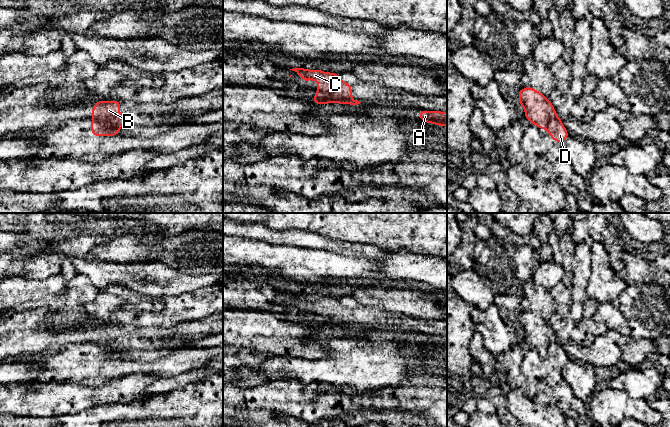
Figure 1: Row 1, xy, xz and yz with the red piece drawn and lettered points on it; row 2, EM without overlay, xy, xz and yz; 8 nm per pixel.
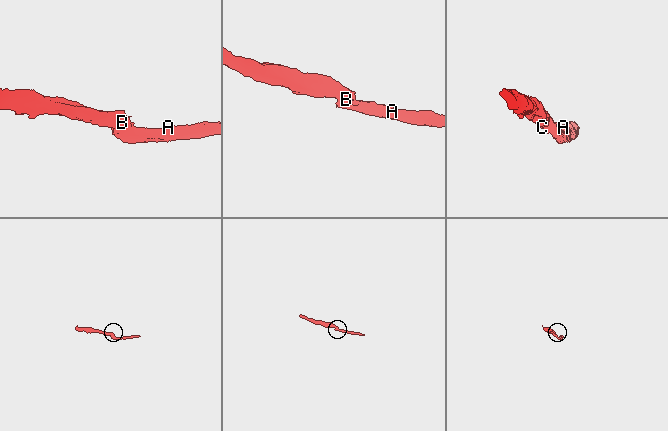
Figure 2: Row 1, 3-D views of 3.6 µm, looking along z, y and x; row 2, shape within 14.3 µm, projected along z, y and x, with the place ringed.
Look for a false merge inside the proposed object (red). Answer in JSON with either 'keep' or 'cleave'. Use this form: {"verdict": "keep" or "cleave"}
{"verdict": "cleave"}

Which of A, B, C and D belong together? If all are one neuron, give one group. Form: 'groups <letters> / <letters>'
groups A D / B C

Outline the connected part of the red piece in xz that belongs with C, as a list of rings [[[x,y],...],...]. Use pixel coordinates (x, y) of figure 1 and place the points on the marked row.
[[[306,68],[290,69],[303,78],[303,83],[308,80],[316,80],[318,82],[317,91],[328,95],[346,96],[352,99],[352,85],[343,82],[338,73],[323,72],[319,69],[308,70]]]

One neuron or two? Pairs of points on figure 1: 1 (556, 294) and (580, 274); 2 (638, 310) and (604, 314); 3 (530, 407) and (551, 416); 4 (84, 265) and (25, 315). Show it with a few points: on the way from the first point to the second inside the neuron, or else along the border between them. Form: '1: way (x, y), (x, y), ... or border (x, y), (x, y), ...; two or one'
1: border (572, 257), (571, 284); two
2: border (616, 302), (620, 312), (627, 321), (630, 334); two
3: way (534, 413), (537, 416), (545, 416); one
4: border (77, 273), (85, 276), (96, 287); two

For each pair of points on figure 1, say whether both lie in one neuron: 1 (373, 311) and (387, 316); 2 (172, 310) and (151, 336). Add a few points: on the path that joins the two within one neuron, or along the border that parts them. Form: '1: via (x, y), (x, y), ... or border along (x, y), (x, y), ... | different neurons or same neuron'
1: via (376, 314), (384, 316) | same neuron
2: border along (144, 325), (158, 325), (171, 328) | different neurons

